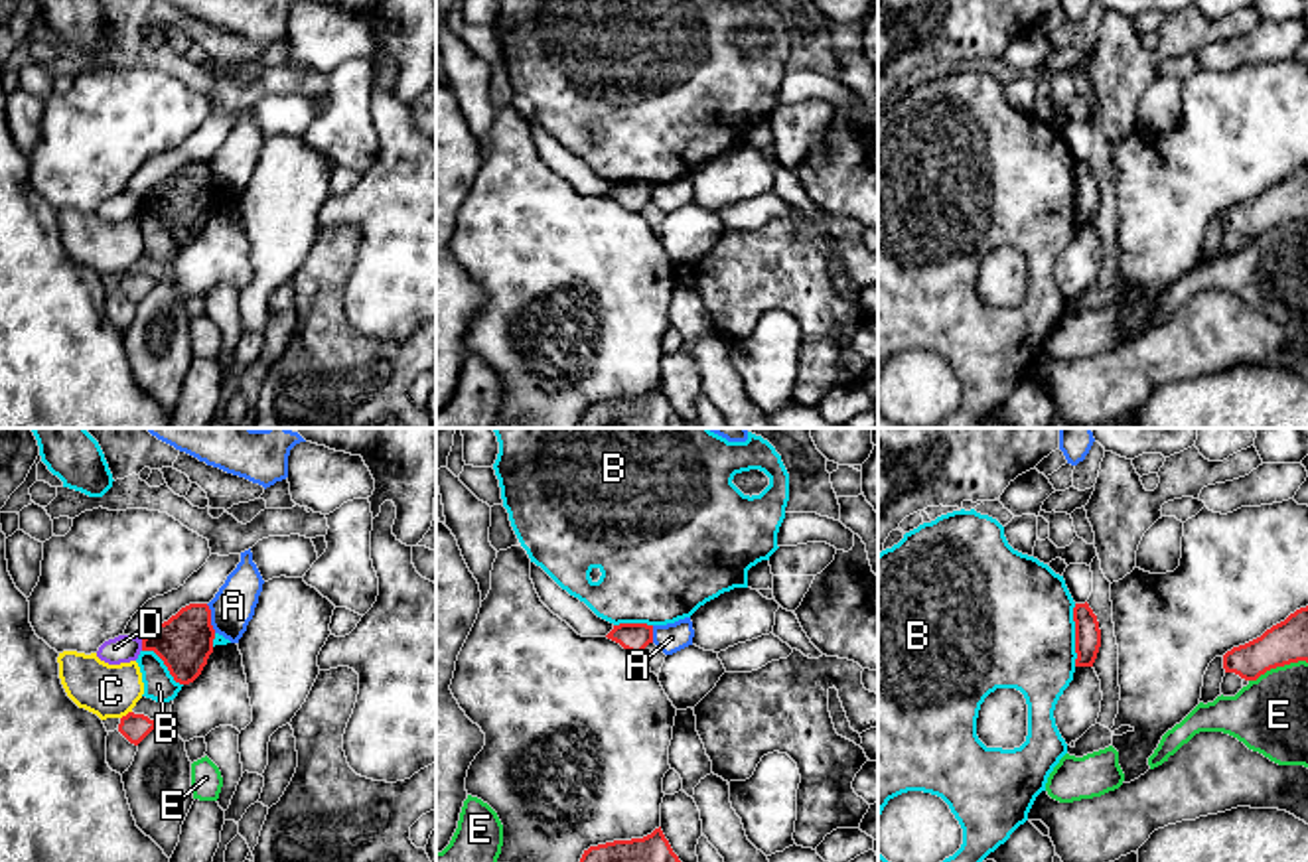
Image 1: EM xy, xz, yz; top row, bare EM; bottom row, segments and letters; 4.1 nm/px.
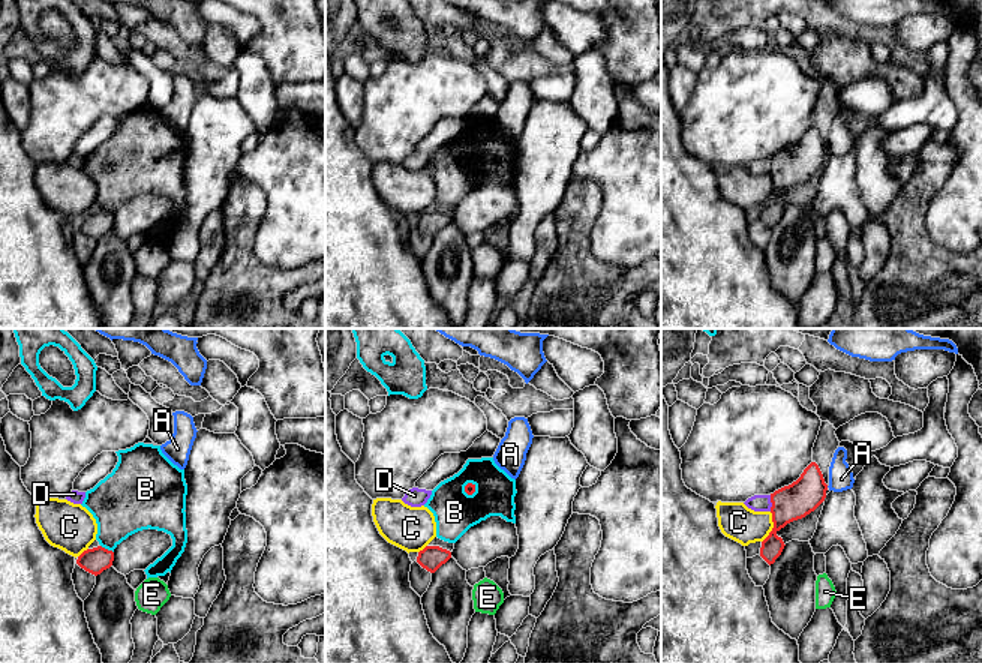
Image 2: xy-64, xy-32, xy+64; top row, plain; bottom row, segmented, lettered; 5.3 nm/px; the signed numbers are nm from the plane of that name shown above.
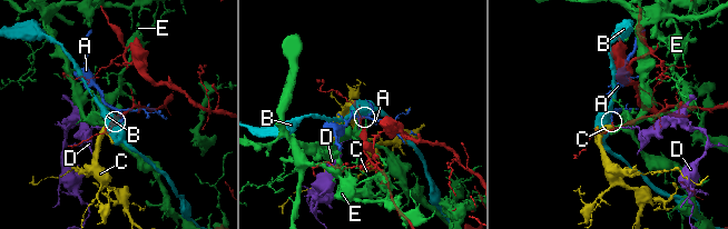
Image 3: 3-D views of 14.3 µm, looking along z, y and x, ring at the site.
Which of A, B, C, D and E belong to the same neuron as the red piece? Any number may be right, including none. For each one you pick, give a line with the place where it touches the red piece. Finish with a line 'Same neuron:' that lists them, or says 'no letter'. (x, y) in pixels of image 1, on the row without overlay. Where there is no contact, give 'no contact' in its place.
Same neuron: no letter

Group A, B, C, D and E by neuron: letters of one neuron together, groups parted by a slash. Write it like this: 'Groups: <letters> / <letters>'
Groups: A / B / C E / D

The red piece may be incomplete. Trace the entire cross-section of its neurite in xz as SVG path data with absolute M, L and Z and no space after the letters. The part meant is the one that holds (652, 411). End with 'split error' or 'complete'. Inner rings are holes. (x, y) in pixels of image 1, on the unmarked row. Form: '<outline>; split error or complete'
M659 385L643 396L590 404L576 428L685 428L685 422Z; complete

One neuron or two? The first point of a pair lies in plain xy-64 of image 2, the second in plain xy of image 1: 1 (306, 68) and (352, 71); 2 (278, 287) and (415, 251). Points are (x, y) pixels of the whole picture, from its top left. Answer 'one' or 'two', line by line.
1: two
2: two

